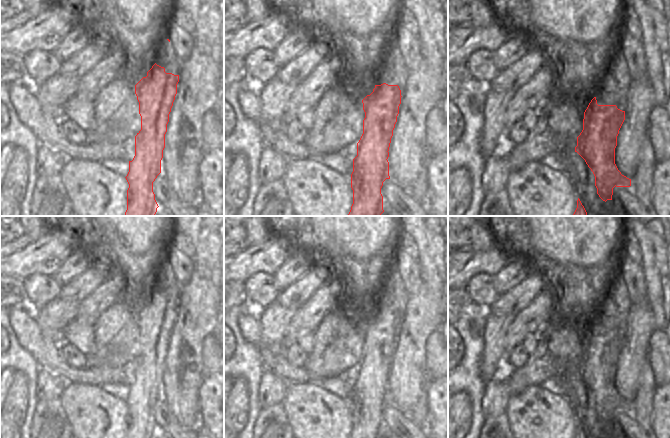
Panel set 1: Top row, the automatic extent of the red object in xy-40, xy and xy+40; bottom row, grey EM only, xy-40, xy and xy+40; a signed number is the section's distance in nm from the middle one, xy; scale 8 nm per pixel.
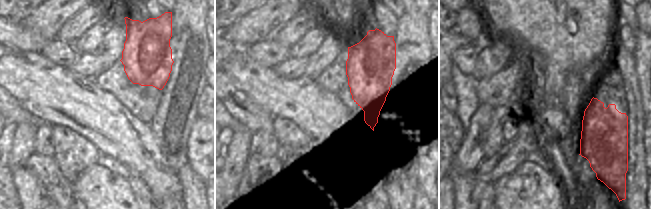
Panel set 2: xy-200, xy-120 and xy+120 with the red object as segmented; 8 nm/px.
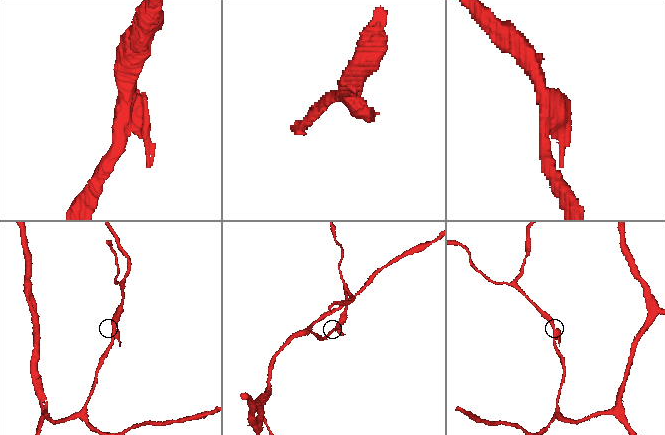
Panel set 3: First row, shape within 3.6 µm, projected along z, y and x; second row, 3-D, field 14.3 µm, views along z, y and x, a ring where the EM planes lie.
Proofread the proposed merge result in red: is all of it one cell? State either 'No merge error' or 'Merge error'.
Merge error

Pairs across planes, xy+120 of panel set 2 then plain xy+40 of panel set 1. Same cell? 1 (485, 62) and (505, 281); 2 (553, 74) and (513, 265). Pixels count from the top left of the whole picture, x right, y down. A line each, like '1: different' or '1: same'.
1: same
2: different

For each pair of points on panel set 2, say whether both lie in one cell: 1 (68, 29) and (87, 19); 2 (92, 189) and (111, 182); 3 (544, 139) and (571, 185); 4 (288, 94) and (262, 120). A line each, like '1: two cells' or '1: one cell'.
1: one cell
2: one cell
3: one cell
4: two cells

